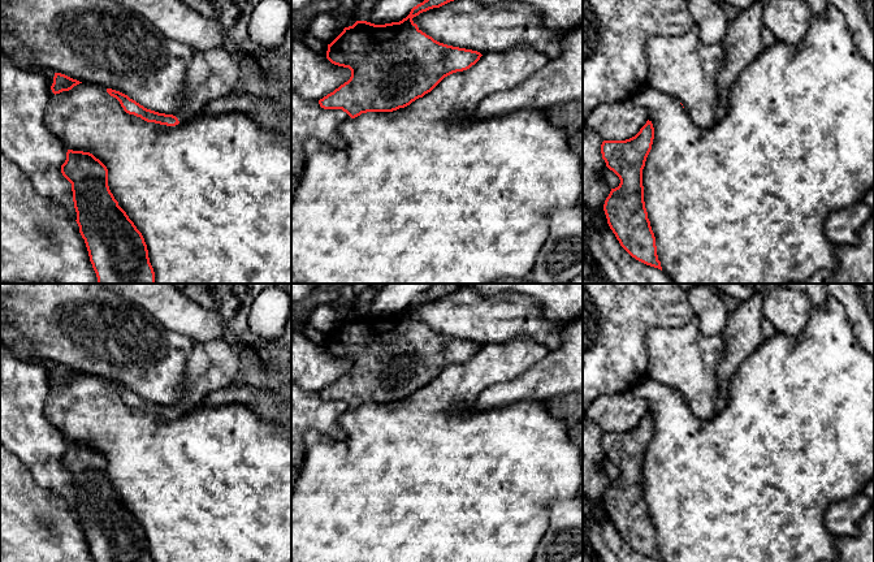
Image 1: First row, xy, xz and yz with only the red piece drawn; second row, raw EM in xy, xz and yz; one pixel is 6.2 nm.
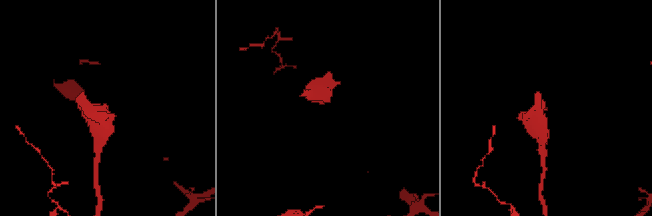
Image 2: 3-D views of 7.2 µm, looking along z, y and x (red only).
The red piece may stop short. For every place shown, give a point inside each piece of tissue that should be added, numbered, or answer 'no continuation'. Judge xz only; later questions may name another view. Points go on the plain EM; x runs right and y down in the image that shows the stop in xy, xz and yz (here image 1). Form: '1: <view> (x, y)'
no continuation

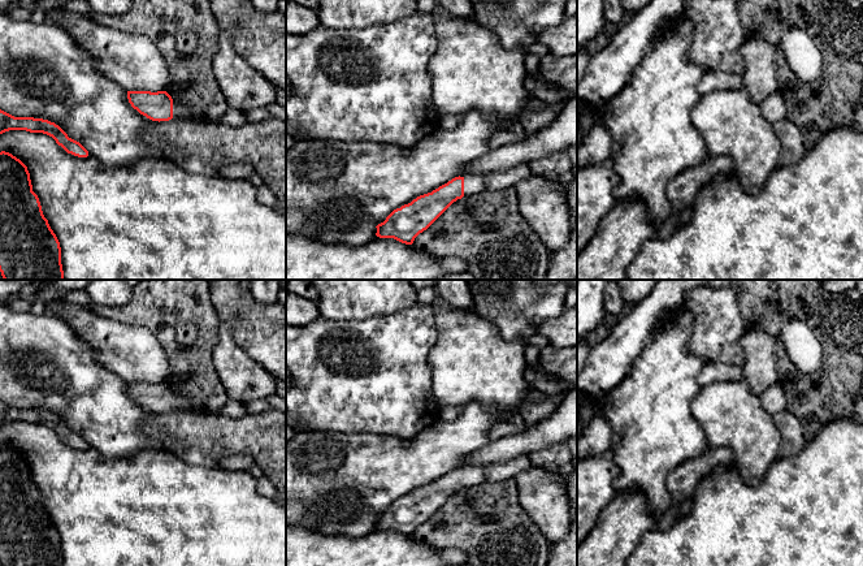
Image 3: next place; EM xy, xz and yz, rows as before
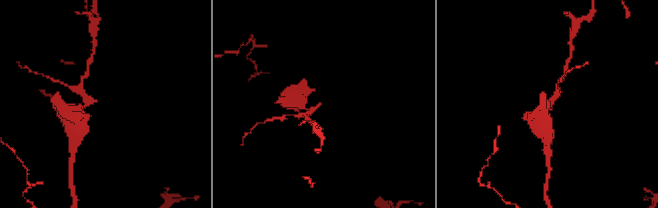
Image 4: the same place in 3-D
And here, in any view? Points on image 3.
1: xy (199, 439)

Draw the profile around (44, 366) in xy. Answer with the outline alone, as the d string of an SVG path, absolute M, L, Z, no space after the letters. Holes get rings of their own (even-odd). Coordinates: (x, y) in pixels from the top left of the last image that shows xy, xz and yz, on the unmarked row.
M0 299L0 401L14 409L43 410L58 416L69 429L79 433L88 448L110 459L129 459L147 450L166 450L166 438L155 435L147 423L155 412L131 398L118 375L104 367L94 350L64 320L48 315L18 312Z

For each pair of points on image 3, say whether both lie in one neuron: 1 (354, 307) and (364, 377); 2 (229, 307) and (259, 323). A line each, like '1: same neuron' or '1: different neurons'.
1: different neurons
2: same neuron

